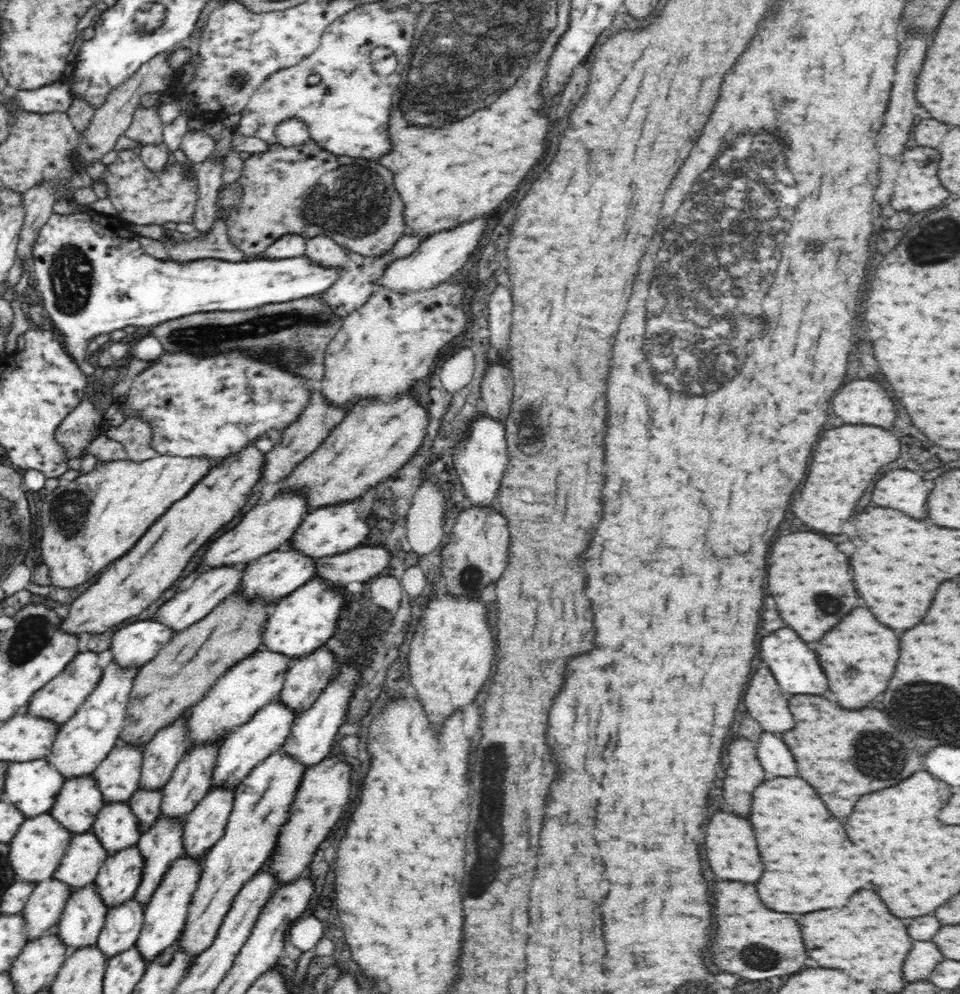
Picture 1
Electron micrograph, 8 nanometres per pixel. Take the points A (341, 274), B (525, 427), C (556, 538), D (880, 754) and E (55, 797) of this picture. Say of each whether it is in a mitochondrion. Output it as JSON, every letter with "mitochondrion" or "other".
{"A":"other","B":"mitochondrion","C":"other","D":"mitochondrion","E":"other"}

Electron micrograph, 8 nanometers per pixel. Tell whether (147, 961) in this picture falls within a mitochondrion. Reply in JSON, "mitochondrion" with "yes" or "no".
{"mitochondrion":"no"}

